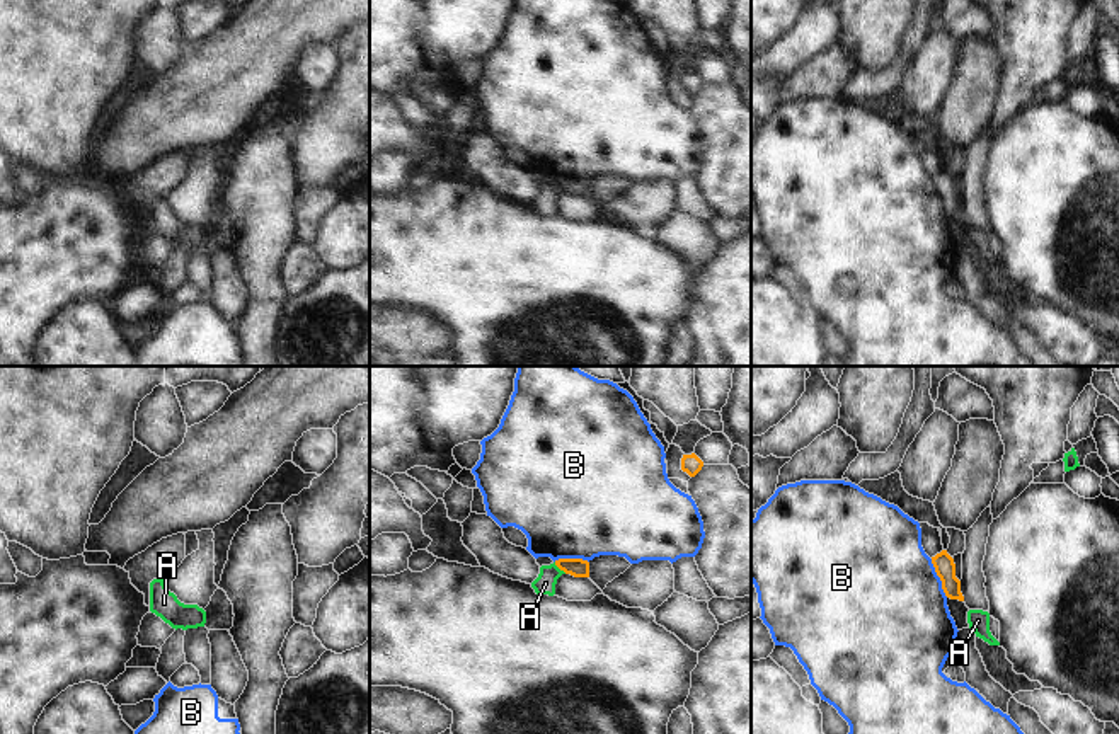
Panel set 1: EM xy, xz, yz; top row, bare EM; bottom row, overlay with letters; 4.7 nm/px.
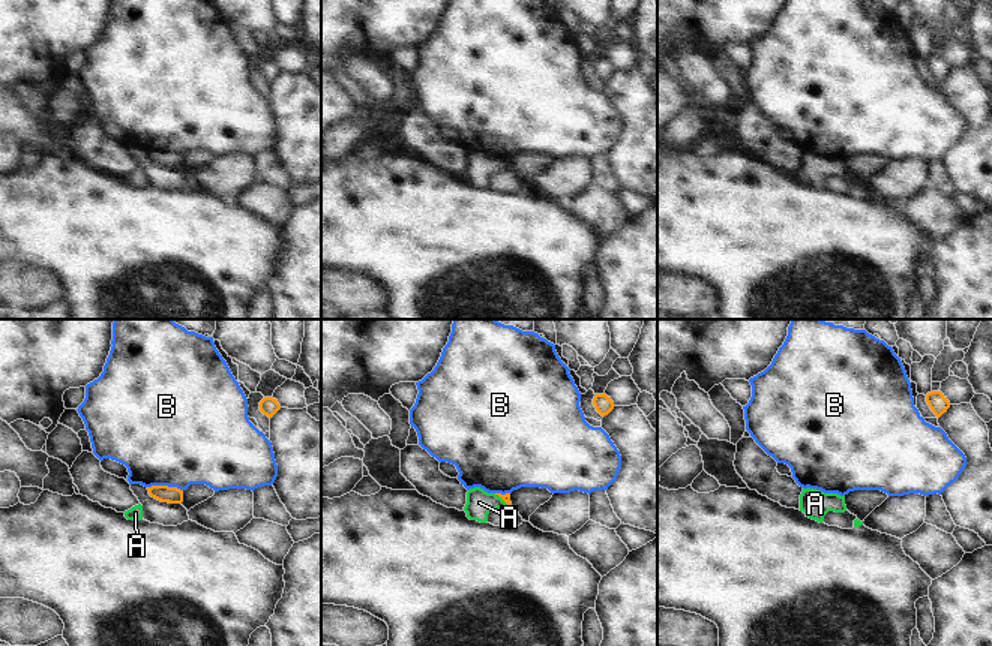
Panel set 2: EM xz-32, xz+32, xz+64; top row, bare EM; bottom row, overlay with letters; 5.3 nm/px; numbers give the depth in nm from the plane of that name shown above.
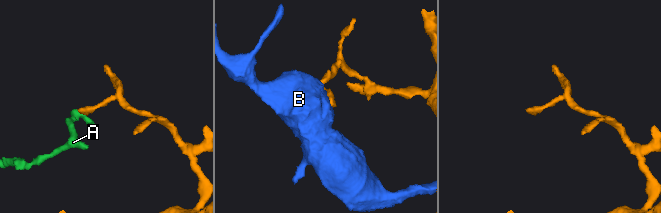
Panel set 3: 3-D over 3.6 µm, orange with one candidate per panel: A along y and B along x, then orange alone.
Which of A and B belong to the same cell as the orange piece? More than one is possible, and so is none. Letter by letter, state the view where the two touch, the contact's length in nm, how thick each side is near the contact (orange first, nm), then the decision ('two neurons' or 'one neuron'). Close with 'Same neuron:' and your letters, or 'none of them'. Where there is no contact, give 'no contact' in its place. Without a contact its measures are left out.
A: meets orange in xz; contact 80 nm long; 90 nm thick on the orange side, 100 nm on the other; two neurons
B: meets orange in yz; contact 200 nm long; 100 nm thick on the orange side, 480 nm on the other; two neurons
Same neuron: none of them

